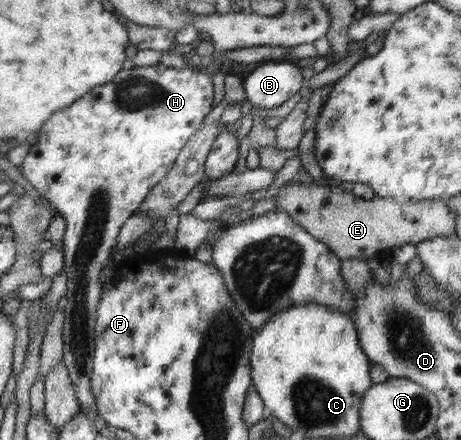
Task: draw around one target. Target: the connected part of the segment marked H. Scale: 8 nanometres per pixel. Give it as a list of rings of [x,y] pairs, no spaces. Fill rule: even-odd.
[[[158,63],[154,66],[150,67],[136,67],[133,66],[131,69],[122,69],[122,71],[118,74],[117,77],[115,77],[112,80],[112,83],[109,83],[108,85],[98,85],[98,89],[94,89],[94,91],[90,91],[90,93],[86,93],[86,97],[82,97],[82,101],[76,100],[74,101],[74,105],[68,105],[68,107],[65,108],[60,108],[60,111],[57,111],[54,113],[54,115],[50,116],[50,119],[46,121],[44,124],[44,127],[40,128],[39,135],[38,135],[38,142],[35,145],[31,145],[30,150],[28,151],[28,154],[26,155],[26,158],[24,159],[24,163],[22,163],[22,176],[24,176],[24,179],[32,185],[32,188],[35,189],[35,191],[42,195],[54,209],[66,220],[66,231],[64,233],[63,239],[60,242],[60,245],[62,245],[62,250],[64,250],[64,269],[62,273],[66,273],[66,277],[68,277],[68,284],[67,284],[67,290],[66,290],[66,297],[67,297],[67,304],[64,307],[64,323],[63,323],[63,339],[64,339],[64,353],[63,353],[63,362],[64,365],[68,368],[68,375],[70,376],[70,380],[72,380],[72,384],[74,384],[74,391],[76,393],[76,397],[78,401],[80,401],[80,405],[83,409],[90,409],[90,411],[97,411],[96,409],[96,402],[94,402],[94,393],[92,392],[92,381],[90,381],[90,377],[92,376],[93,373],[93,357],[96,355],[96,325],[97,325],[97,311],[98,311],[98,300],[101,299],[102,295],[102,290],[103,287],[100,285],[98,282],[98,276],[100,276],[100,272],[104,267],[104,261],[108,259],[108,257],[111,257],[113,255],[113,249],[116,246],[116,243],[118,241],[118,234],[120,231],[120,227],[128,221],[128,219],[131,219],[133,215],[138,211],[138,209],[143,205],[143,202],[146,201],[146,197],[149,195],[150,192],[153,191],[154,187],[158,186],[160,182],[165,180],[167,177],[167,174],[170,172],[170,169],[173,169],[173,166],[176,164],[177,158],[180,156],[181,150],[187,145],[188,141],[192,138],[194,133],[196,133],[196,129],[200,127],[200,123],[202,121],[205,121],[205,117],[209,115],[210,112],[212,112],[212,103],[214,103],[214,87],[212,87],[212,79],[210,79],[210,75],[208,75],[208,70],[203,71],[200,73],[200,71],[192,71],[192,67],[188,67],[185,69],[178,69],[172,68],[172,67],[167,67],[162,65],[161,63]]]

